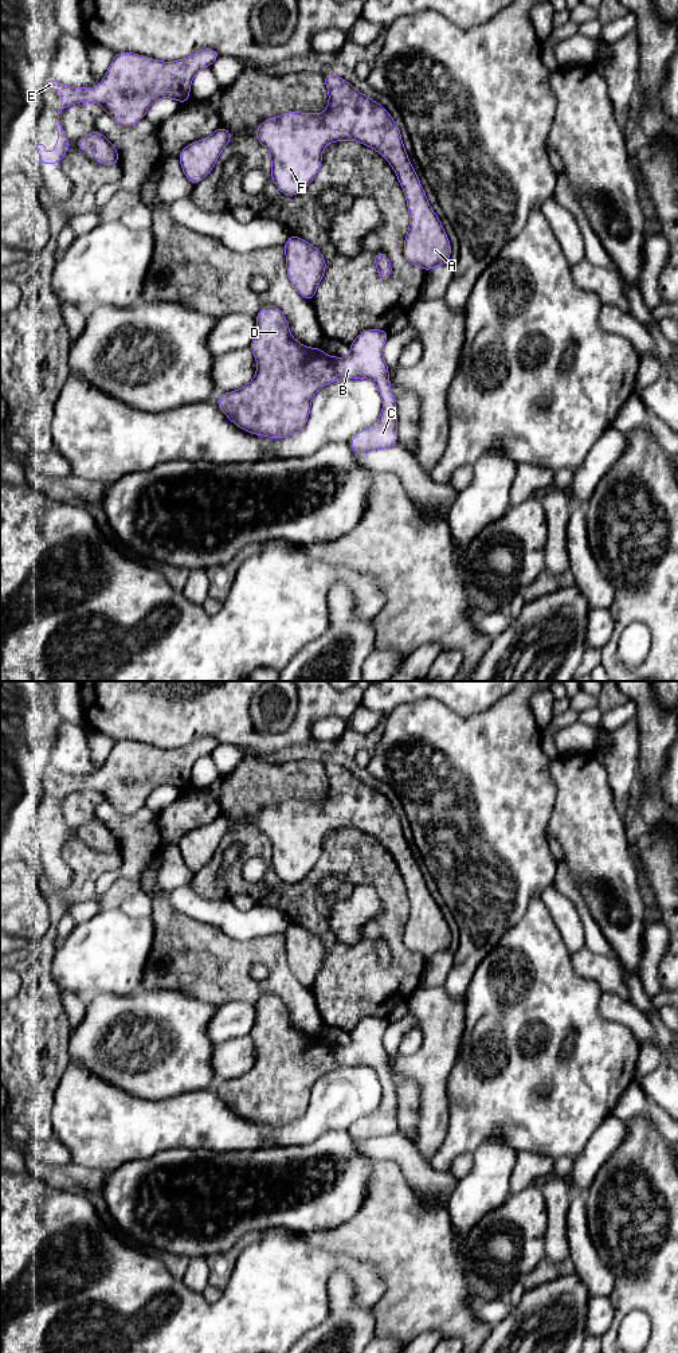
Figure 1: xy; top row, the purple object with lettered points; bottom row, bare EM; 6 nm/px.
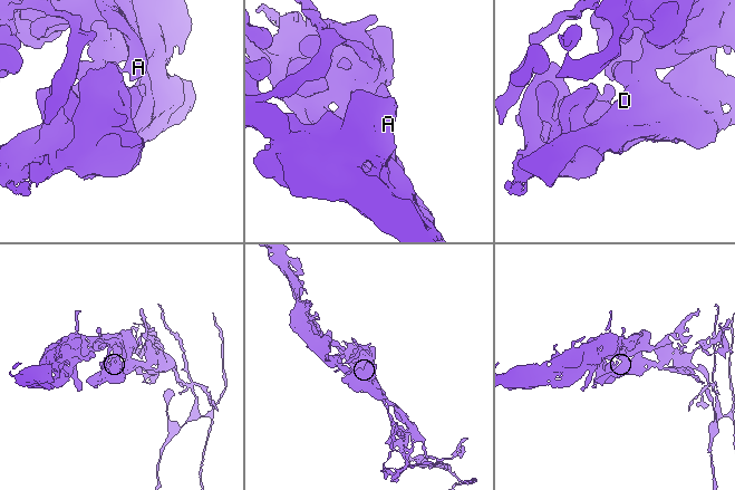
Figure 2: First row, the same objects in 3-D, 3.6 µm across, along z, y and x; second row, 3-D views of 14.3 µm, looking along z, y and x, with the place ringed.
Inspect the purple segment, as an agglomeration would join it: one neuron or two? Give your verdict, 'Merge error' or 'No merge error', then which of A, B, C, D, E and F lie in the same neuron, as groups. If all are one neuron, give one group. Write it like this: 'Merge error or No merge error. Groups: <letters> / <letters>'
No merge error. Groups: A B C D E F

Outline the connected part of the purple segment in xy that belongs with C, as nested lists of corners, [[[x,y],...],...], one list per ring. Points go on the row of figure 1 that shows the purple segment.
[[[266,305],[258,312],[256,332],[250,344],[256,359],[255,378],[243,388],[220,394],[216,402],[238,427],[251,434],[281,439],[305,427],[310,404],[320,388],[338,379],[365,378],[379,388],[384,408],[373,425],[352,437],[350,449],[354,454],[387,449],[397,443],[396,402],[391,391],[389,367],[383,359],[383,348],[388,337],[388,331],[368,329],[349,344],[348,357],[328,356],[321,347],[309,348],[298,343],[290,335],[289,321],[283,313],[274,305]]]

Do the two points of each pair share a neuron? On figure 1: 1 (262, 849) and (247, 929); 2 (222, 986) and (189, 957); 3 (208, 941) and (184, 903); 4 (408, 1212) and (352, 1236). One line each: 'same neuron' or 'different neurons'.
1: different neurons
2: same neuron
3: different neurons
4: same neuron

